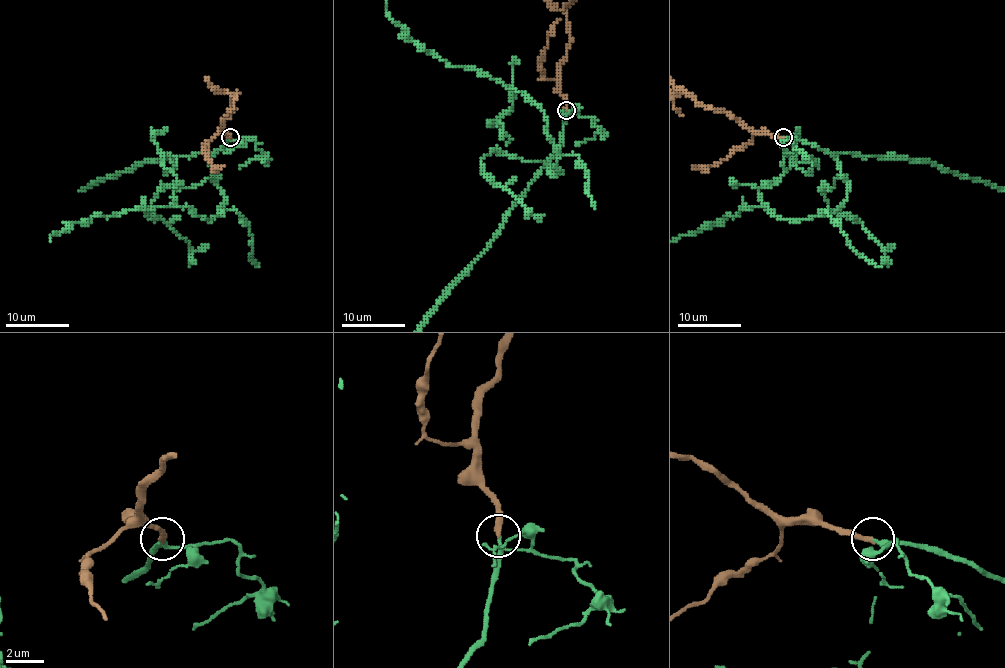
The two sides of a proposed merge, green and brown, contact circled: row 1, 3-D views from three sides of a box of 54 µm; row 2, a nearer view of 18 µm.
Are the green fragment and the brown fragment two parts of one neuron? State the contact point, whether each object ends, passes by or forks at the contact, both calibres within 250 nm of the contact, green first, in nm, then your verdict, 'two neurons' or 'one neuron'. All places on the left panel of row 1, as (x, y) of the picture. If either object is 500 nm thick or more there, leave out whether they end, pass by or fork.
place (230, 137); green passes by; brown ends; calibres 190 and 280 nm; one neuron

